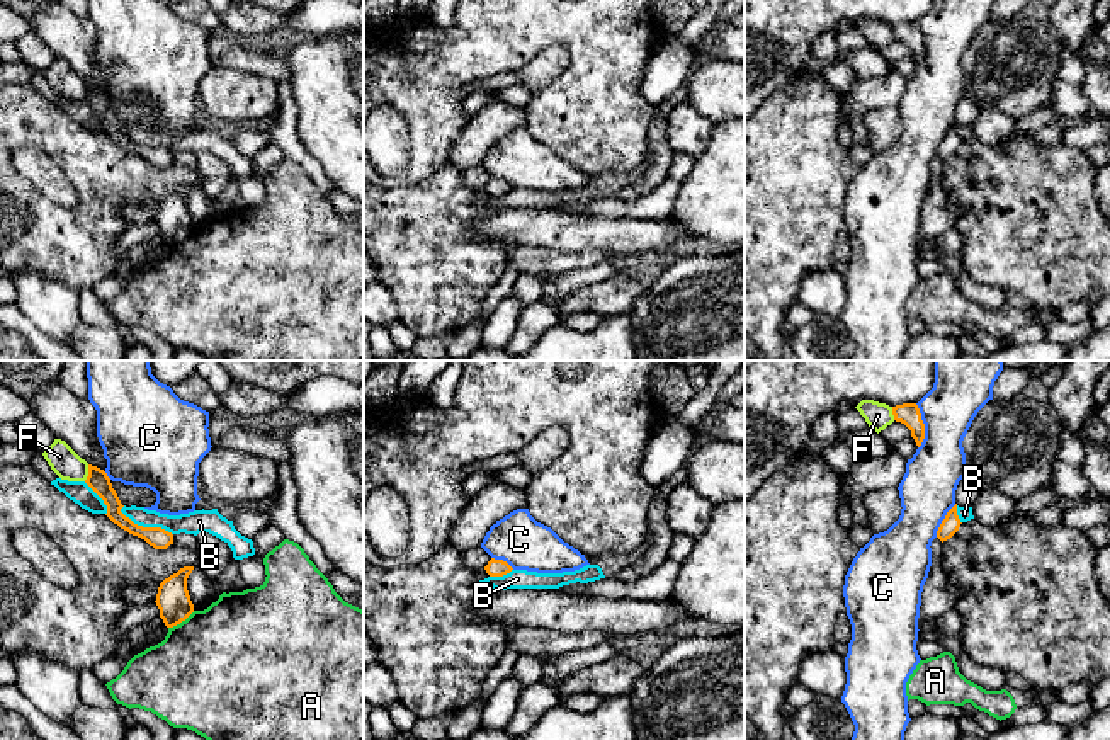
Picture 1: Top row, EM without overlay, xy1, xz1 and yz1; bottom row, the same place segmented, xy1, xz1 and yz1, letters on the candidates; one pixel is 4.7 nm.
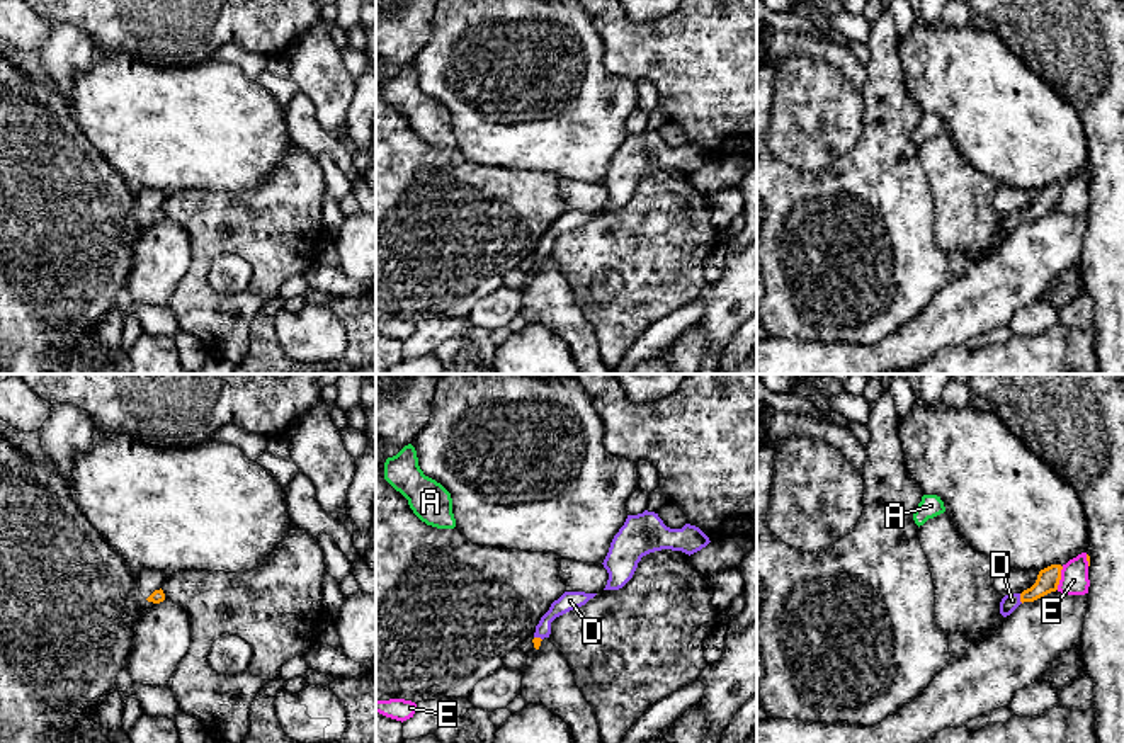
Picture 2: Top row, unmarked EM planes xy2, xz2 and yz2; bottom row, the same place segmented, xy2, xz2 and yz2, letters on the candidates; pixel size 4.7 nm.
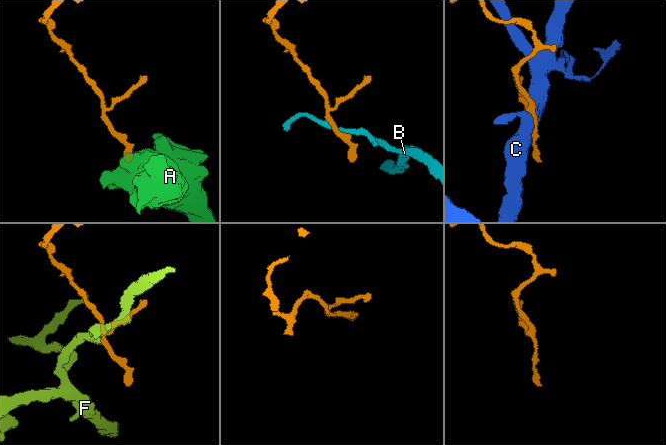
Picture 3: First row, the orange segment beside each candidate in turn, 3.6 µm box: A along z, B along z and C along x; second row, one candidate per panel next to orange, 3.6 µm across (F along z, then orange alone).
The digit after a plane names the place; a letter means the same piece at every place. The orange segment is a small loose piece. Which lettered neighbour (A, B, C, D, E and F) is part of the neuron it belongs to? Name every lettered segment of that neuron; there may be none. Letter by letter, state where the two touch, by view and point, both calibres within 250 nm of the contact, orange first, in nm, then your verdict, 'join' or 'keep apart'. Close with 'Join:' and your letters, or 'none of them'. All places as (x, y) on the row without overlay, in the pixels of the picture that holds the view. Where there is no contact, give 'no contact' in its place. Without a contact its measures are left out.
A: xy1 (181, 240) | 160/500 nm | keep apart
B: xy1 (147, 147) | 100/110 nm | keep apart
C: yz1 (923, 45) | 110/260 nm | keep apart
D: yz2 (1021, 218) | 110/80 nm | join
E: yz2 (1060, 198) | 110/130 nm | keep apart
F: xy1 (89, 92) | 100/140 nm | keep apart
Join: D

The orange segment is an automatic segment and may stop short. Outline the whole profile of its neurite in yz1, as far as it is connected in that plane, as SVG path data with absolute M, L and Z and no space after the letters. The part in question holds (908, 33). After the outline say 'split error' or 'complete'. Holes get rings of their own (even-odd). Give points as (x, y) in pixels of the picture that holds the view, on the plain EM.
M903 22L892 26L892 34L896 41L904 43L911 49L911 56L920 66L925 58L925 43L916 22Z; complete

